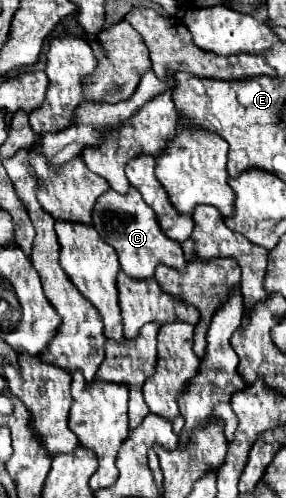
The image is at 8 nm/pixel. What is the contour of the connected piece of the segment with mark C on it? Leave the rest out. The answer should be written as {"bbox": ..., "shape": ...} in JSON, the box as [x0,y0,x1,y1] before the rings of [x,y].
{"bbox":[93,187,185,279],"shape":[[[129,187],[129,193],[121,195],[113,189],[109,189],[105,195],[97,199],[97,205],[93,207],[93,227],[101,235],[105,243],[115,247],[121,269],[133,277],[133,279],[147,279],[153,277],[155,267],[159,263],[173,267],[177,271],[185,269],[183,249],[177,241],[165,237],[161,233],[161,225],[155,217],[155,211],[143,201],[141,193],[135,187]]]}

